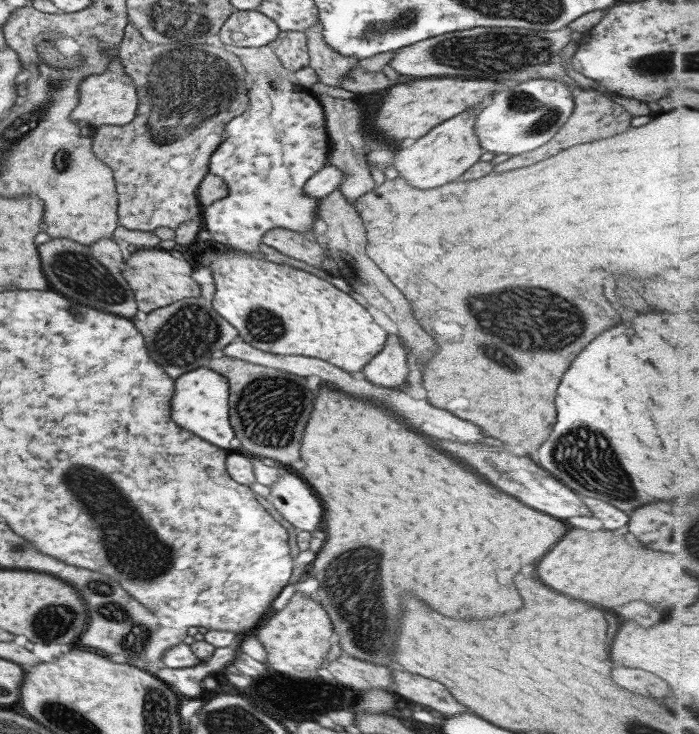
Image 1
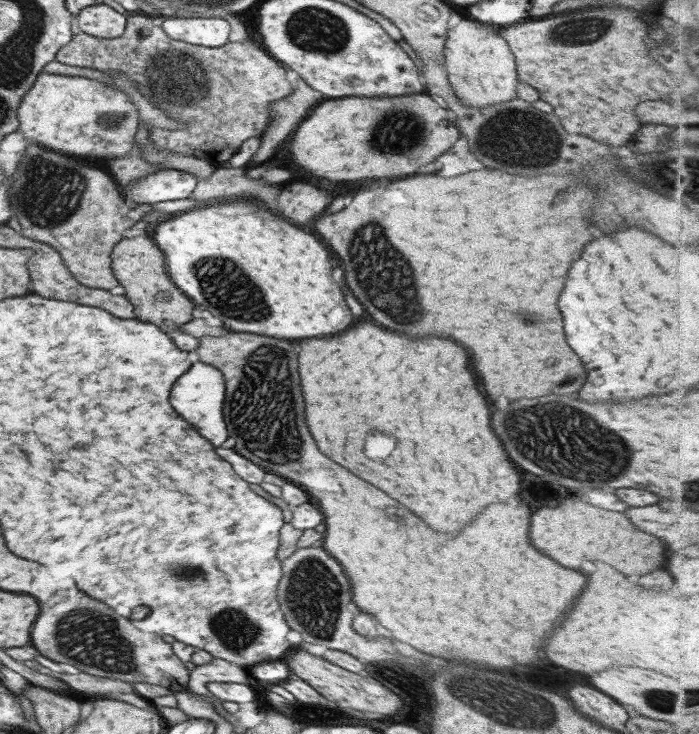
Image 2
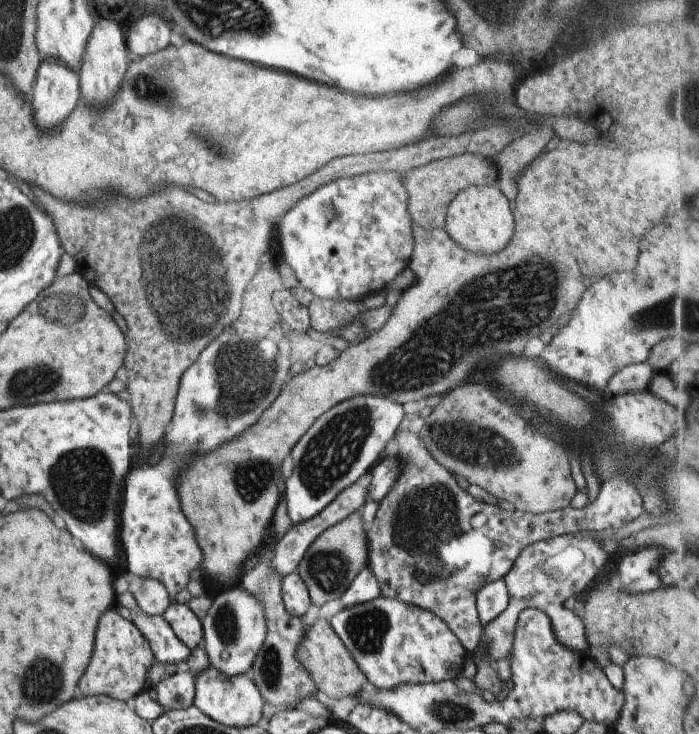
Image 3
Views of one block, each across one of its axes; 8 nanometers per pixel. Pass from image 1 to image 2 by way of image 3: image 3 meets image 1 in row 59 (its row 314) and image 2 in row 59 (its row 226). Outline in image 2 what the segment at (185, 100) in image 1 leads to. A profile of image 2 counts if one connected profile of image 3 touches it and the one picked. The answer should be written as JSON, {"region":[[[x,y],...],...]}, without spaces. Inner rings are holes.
{"region":[[[141,13],[130,14],[126,18],[123,32],[117,38],[97,38],[81,32],[72,35],[72,39],[55,53],[54,60],[67,66],[125,75],[125,79],[133,83],[135,89],[181,124],[181,130],[149,130],[150,144],[183,156],[206,160],[212,167],[219,167],[228,160],[238,151],[243,141],[266,132],[271,103],[285,98],[292,92],[285,74],[286,67],[271,58],[269,52],[255,47],[247,37],[241,42],[227,41],[217,48],[188,45],[186,42],[171,39],[160,26],[151,23],[150,16]]]}

